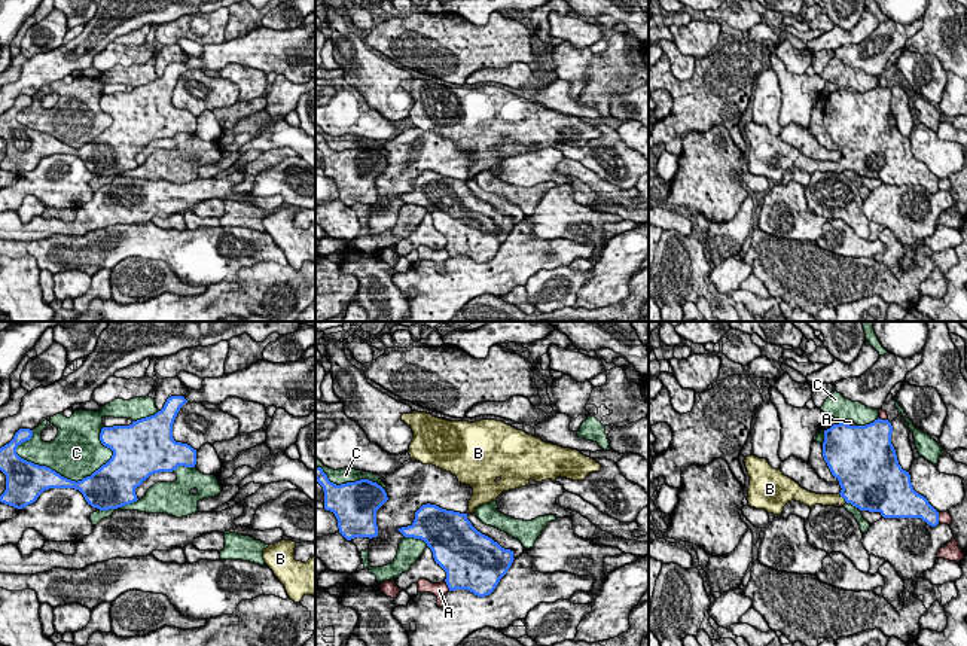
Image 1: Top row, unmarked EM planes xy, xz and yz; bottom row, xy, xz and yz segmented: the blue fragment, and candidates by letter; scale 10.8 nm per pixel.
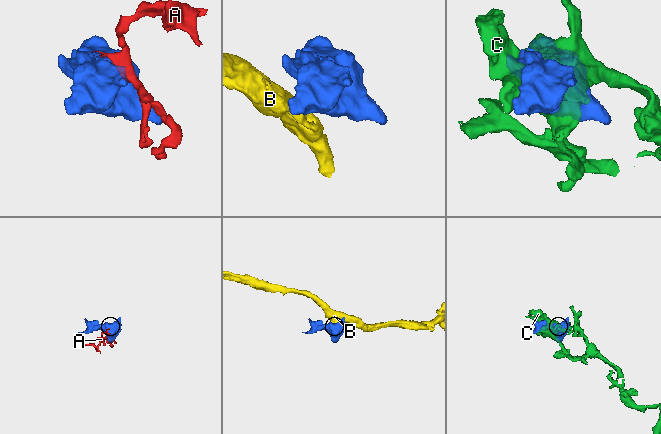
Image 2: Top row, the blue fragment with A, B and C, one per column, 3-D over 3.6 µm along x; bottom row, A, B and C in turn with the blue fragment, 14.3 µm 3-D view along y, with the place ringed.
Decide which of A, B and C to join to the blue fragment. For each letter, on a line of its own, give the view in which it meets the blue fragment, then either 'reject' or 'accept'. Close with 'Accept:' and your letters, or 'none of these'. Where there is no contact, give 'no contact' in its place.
A: meets blue in yz; reject
B: meets blue in yz; accept
C: meets blue in xy; reject
Accept: B

